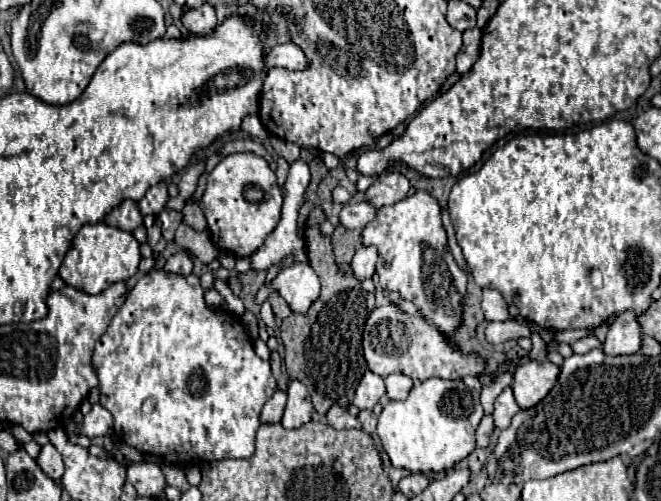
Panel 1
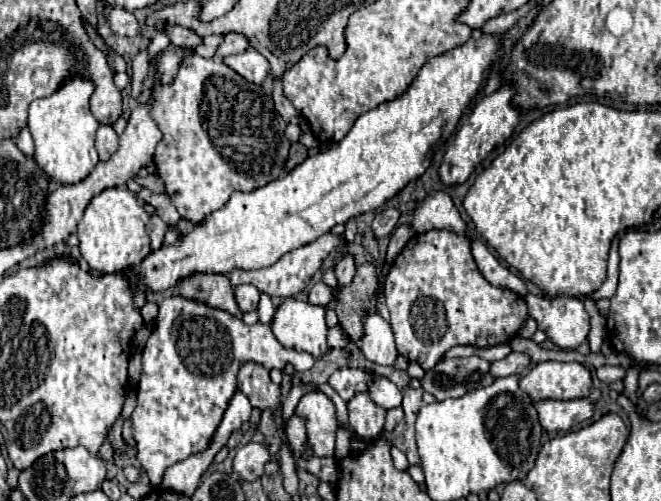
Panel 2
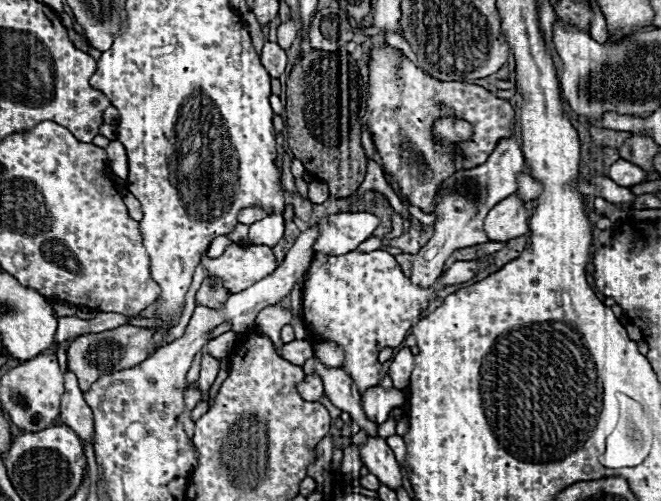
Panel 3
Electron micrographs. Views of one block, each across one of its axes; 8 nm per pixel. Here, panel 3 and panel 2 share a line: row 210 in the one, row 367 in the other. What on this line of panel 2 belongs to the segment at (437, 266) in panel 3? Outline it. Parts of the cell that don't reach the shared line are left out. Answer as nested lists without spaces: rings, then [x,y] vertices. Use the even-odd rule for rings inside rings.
[[[468,356],[438,362],[422,378],[422,388],[436,400],[448,400],[462,398],[466,392],[484,388],[492,382],[490,364],[478,356]]]

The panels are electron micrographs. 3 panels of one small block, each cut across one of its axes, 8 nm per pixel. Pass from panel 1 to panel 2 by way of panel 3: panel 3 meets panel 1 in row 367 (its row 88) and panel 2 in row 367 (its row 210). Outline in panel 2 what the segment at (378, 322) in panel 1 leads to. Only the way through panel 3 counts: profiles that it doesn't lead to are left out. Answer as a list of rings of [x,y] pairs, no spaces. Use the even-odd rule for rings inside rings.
[[[452,230],[416,234],[398,254],[384,286],[396,348],[424,370],[436,366],[452,346],[488,348],[518,336],[528,318],[526,302],[516,292],[492,286],[478,270],[470,238]]]

